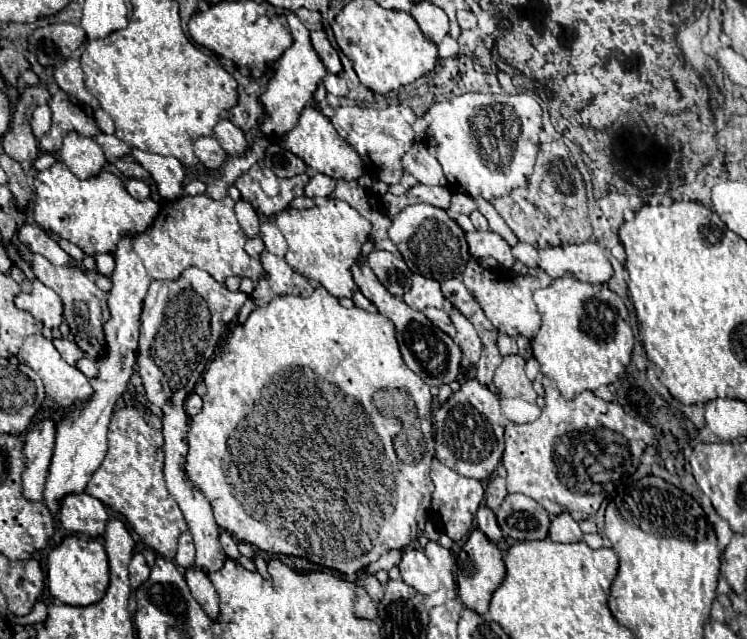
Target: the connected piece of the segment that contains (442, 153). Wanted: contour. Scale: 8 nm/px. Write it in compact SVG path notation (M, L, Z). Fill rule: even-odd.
M461 94L453 100L433 104L429 116L435 158L439 160L449 184L459 186L469 196L481 196L489 202L527 184L527 178L533 174L541 134L541 106L533 96Z

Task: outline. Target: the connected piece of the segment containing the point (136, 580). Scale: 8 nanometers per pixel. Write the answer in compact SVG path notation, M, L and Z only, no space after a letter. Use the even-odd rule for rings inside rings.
M135 554L131 564L129 564L129 574L131 574L131 588L137 590L147 578L149 578L149 566L145 564L145 558L141 554Z

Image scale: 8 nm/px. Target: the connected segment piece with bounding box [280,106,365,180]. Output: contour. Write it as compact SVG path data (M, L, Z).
M307 106L301 116L299 116L299 124L297 128L293 128L291 132L287 132L280 139L280 145L287 148L289 152L293 152L295 156L299 156L309 168L327 174L335 180L357 180L359 176L363 176L363 162L359 158L359 154L355 152L355 148L351 144L347 144L337 130L333 128L333 124L329 122L329 118L325 118L317 108Z

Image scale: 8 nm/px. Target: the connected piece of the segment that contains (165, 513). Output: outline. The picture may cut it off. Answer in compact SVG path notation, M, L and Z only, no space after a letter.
M123 406L115 410L111 418L107 440L109 452L91 476L86 493L101 500L113 512L121 514L127 526L131 526L145 546L155 550L159 556L173 560L177 552L177 540L187 530L187 524L177 502L169 496L163 480L161 430L151 428L135 406Z

